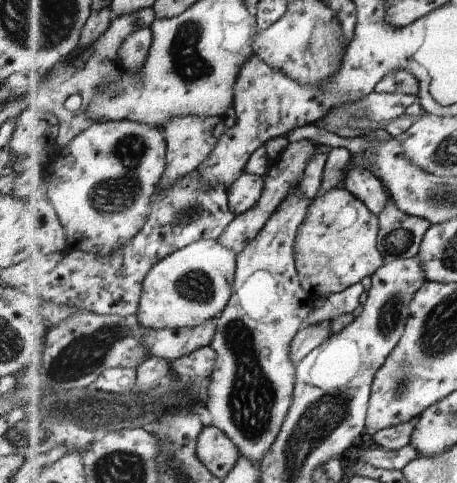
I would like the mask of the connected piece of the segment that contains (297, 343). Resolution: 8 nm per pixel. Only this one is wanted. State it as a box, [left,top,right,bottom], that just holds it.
[292,321,333,365]

